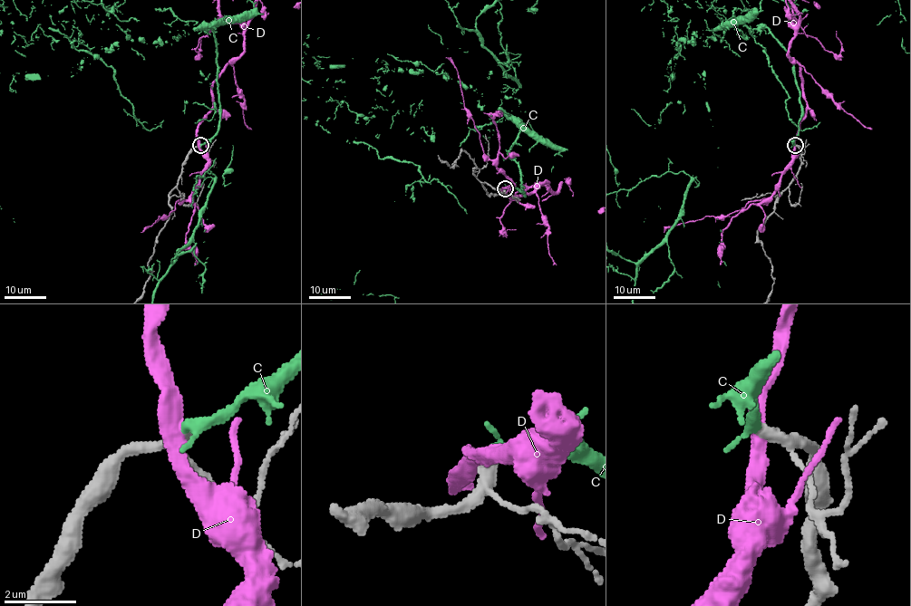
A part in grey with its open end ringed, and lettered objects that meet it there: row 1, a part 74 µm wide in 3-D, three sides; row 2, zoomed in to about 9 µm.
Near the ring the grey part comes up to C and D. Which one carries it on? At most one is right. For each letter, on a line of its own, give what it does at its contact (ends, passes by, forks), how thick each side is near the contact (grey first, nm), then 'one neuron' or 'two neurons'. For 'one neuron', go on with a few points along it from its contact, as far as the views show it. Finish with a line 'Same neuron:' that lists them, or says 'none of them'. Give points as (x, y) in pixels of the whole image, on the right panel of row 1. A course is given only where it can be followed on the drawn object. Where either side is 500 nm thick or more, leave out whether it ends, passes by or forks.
C: it passes by; calibres 280 and 240 nm; one neuron
D: it passes by; calibres 280 and 400 nm; two neurons
Same neuron: C

